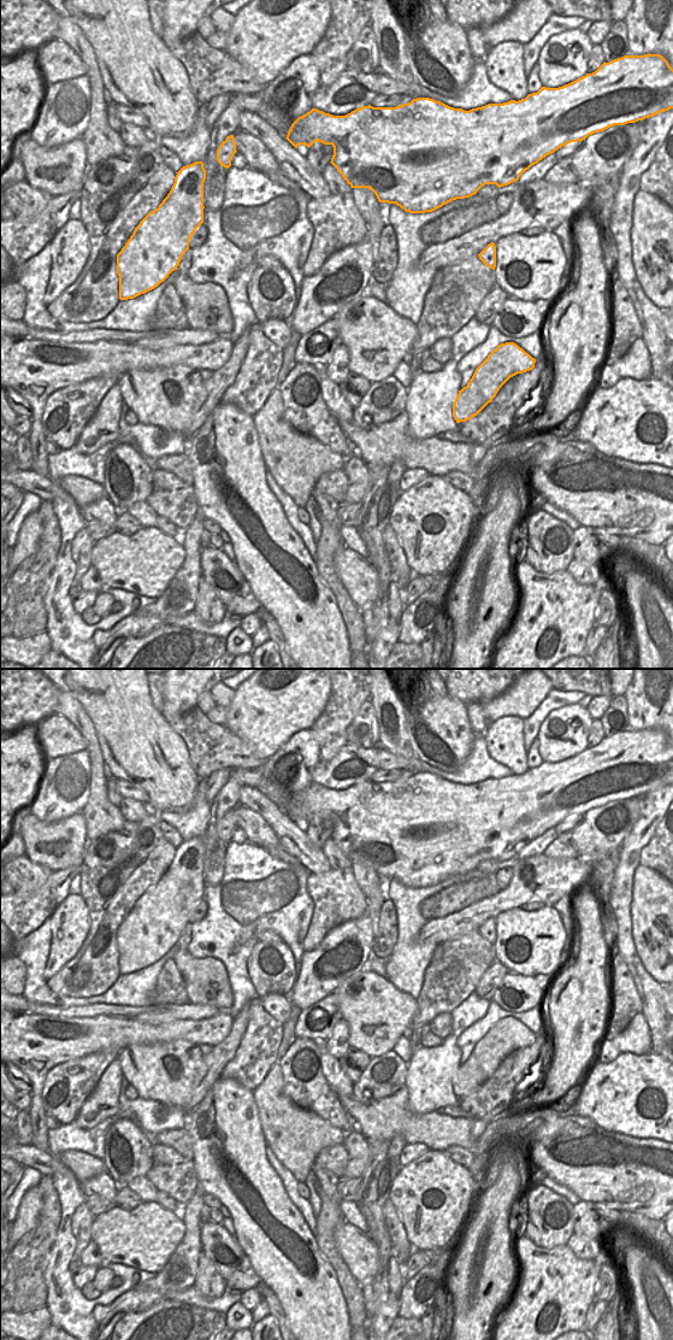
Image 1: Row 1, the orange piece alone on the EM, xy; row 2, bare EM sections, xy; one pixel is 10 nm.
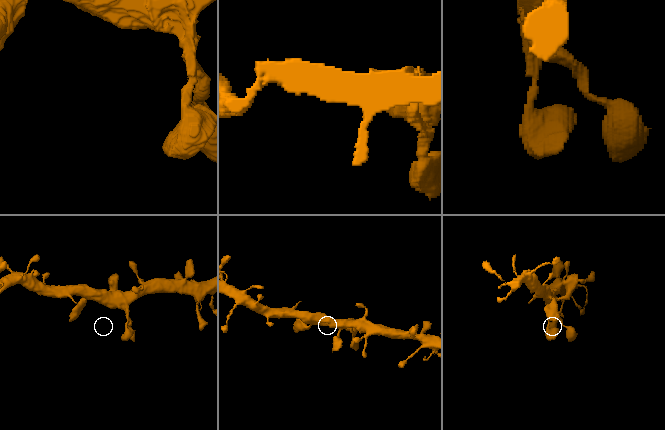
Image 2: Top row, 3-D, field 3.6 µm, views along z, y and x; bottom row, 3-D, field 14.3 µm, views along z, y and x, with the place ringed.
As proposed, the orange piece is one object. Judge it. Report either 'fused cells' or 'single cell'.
single cell

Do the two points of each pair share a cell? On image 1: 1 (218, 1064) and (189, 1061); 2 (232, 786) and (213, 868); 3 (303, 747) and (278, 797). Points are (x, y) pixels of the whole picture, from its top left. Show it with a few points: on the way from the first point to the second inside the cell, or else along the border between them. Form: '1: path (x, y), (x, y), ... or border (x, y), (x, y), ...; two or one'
1: border (202, 1056), (201, 1064), (194, 1077), (193, 1089); two
2: path (219, 806), (212, 823), (213, 847); one
3: path (295, 759), (277, 780), (278, 785); one

